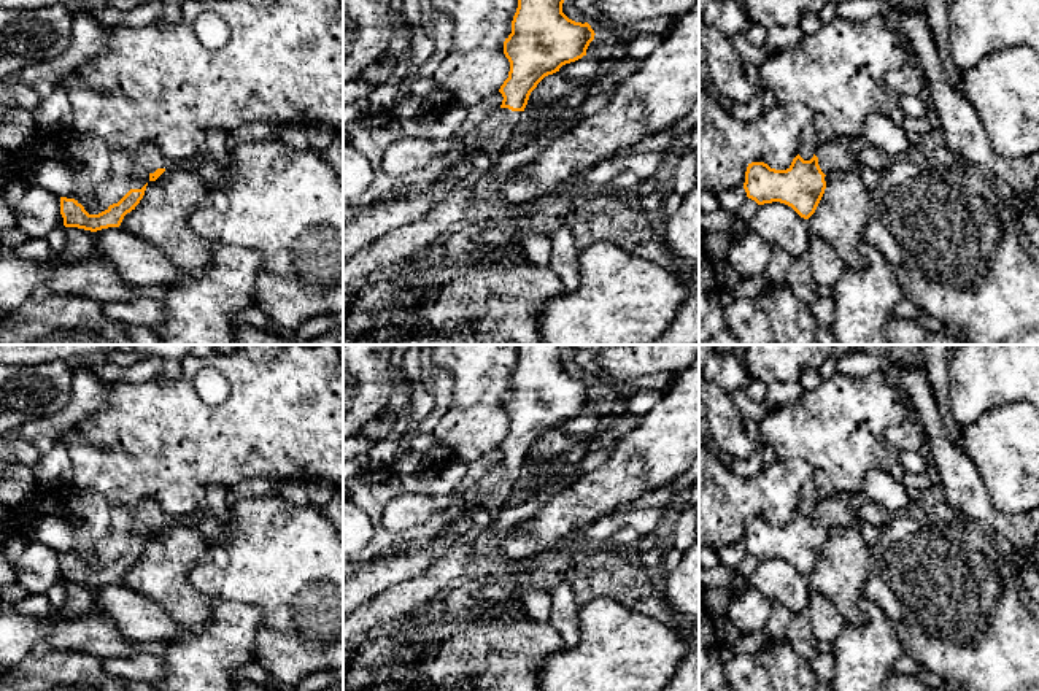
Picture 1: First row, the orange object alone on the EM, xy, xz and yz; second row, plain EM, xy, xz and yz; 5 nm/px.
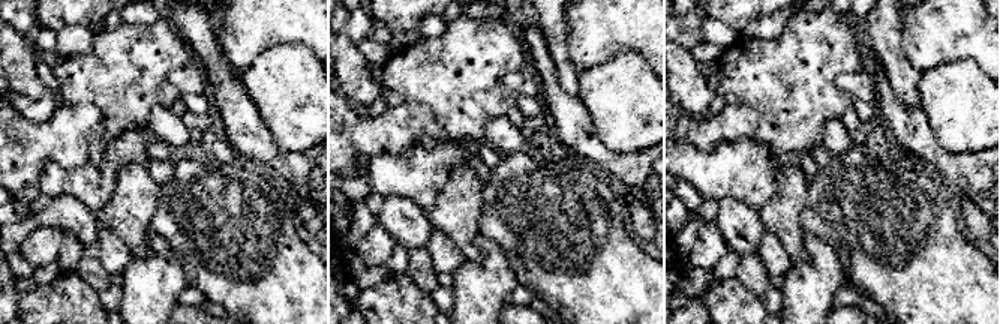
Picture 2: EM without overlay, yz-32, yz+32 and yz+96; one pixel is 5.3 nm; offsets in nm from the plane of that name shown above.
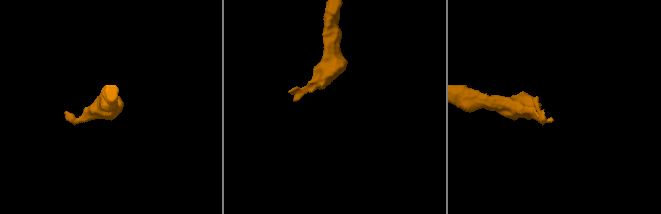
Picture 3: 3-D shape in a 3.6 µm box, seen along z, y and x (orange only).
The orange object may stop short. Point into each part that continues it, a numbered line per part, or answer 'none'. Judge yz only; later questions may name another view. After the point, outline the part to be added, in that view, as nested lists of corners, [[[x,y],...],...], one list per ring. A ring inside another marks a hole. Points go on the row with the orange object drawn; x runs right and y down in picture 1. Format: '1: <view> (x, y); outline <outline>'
1: yz (836, 154); outline [[[856,140],[817,141],[815,156],[821,172],[826,175],[825,181],[837,170],[856,168],[859,165],[858,154],[861,145]]]

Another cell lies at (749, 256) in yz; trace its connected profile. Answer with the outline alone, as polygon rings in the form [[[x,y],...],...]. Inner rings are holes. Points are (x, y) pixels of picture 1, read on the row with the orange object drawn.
[[[748,232],[732,245],[726,259],[740,278],[751,278],[764,273],[772,253],[774,246],[763,237]]]

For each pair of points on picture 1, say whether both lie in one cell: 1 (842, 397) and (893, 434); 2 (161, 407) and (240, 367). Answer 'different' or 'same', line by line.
1: different
2: same

